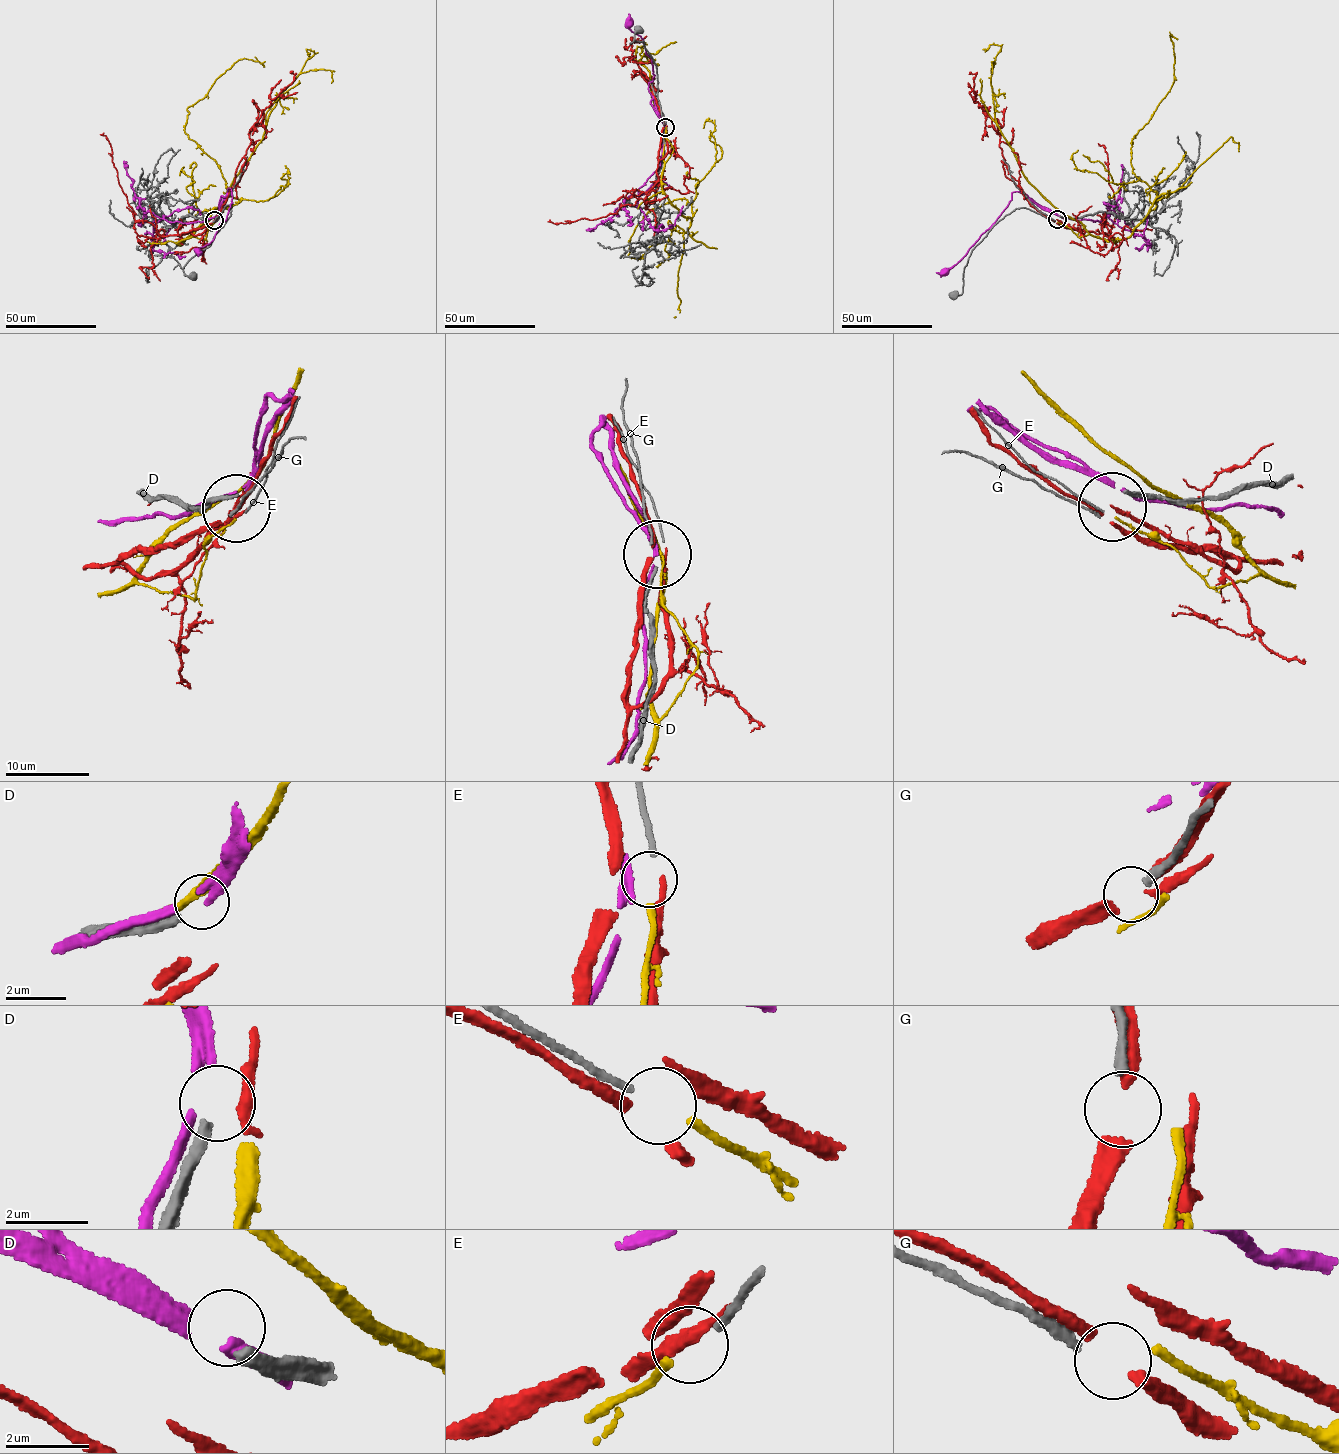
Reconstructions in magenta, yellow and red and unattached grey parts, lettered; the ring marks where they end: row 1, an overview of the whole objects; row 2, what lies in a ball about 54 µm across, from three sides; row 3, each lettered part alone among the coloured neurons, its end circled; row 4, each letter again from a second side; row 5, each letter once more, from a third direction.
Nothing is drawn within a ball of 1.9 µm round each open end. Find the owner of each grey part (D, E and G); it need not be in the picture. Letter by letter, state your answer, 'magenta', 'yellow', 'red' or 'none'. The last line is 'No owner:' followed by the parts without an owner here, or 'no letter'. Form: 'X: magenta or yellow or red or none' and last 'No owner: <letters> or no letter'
D: magenta
E: yellow
G: red
No owner: no letter

